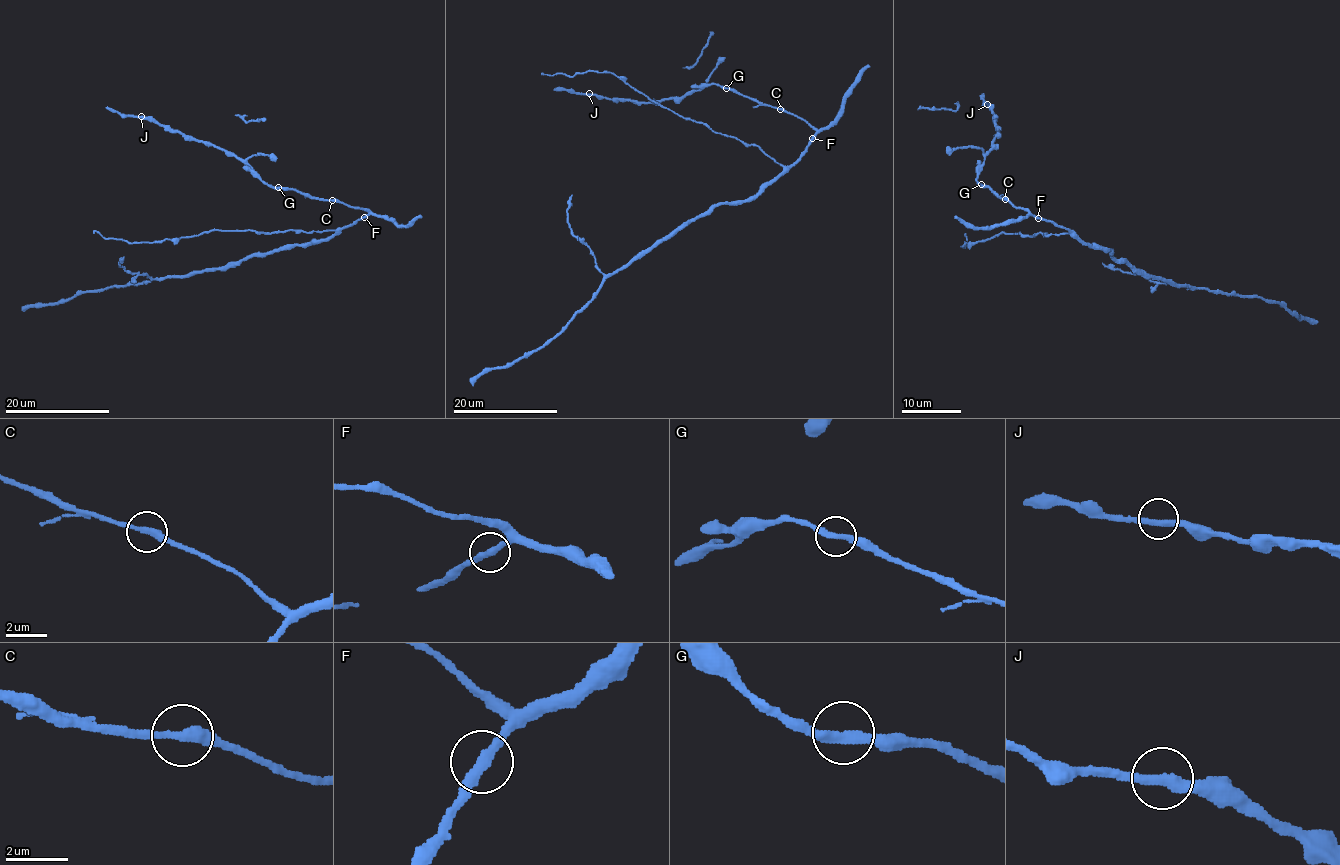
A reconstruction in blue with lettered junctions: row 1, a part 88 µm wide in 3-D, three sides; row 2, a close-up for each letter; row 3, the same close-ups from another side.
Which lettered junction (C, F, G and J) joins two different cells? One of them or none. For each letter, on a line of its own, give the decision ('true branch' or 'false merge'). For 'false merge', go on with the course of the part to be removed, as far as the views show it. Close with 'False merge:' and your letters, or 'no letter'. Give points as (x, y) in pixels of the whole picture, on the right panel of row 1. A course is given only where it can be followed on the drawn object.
C: true branch
F: true branch
G: true branch
J: true branch
False merge: no letter

